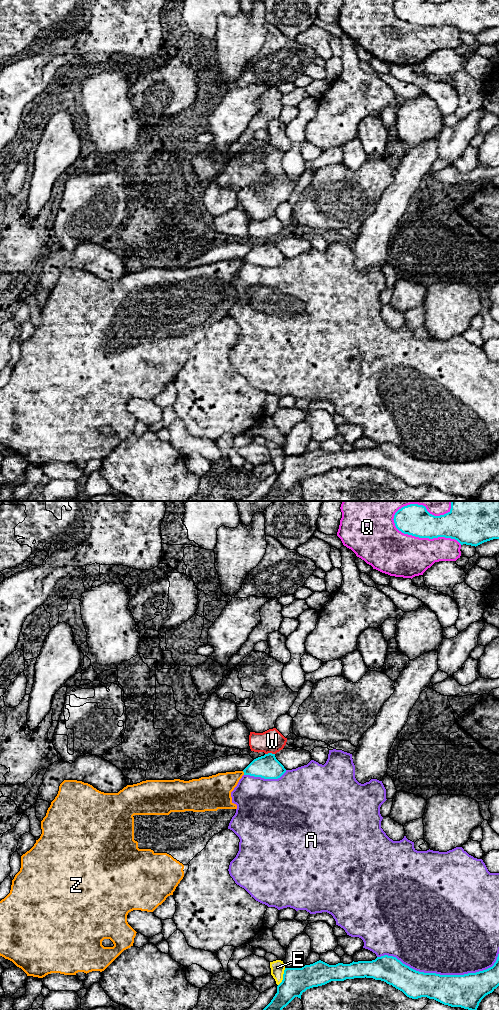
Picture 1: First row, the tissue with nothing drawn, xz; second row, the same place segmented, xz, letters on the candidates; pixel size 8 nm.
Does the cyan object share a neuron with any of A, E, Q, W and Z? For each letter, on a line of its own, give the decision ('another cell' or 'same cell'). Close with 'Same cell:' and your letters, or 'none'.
A: another cell
E: another cell
Q: another cell
W: another cell
Z: another cell
Same cell: none

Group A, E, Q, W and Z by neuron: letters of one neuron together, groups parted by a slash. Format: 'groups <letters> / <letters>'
groups A / E / Q / W / Z

